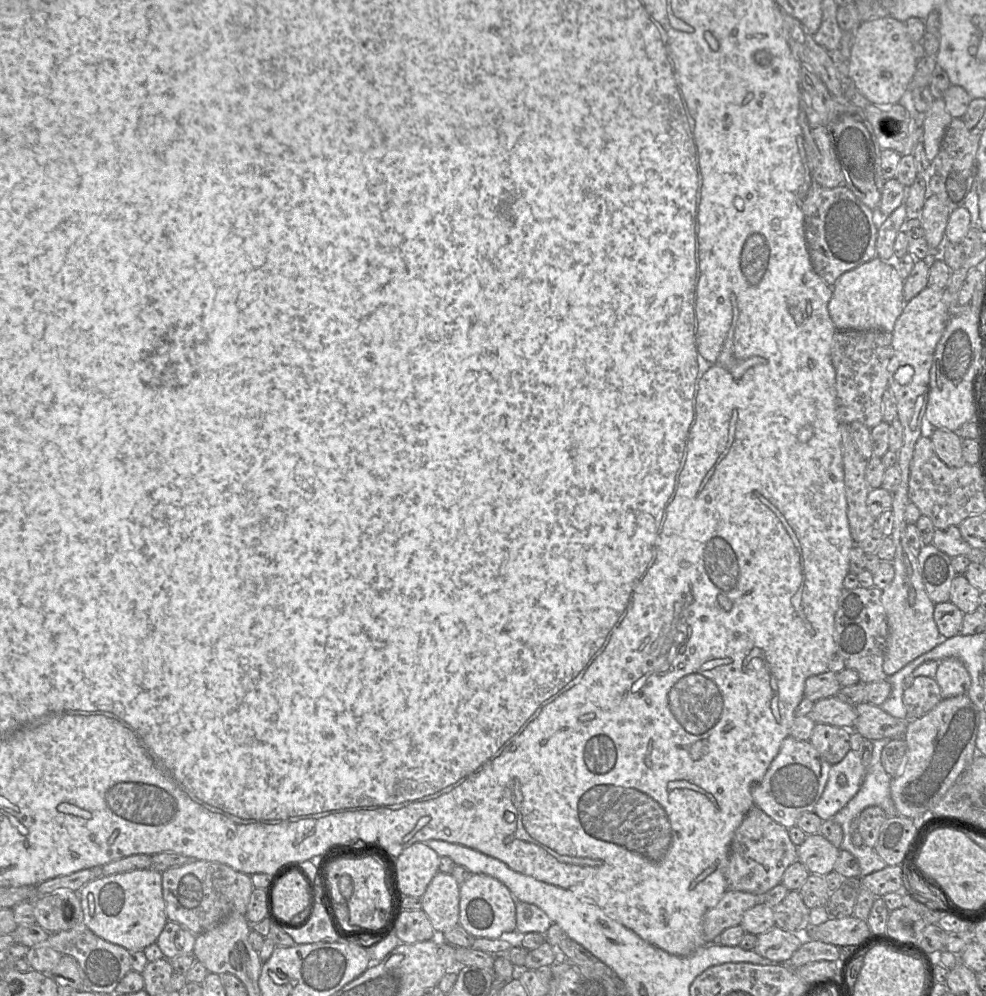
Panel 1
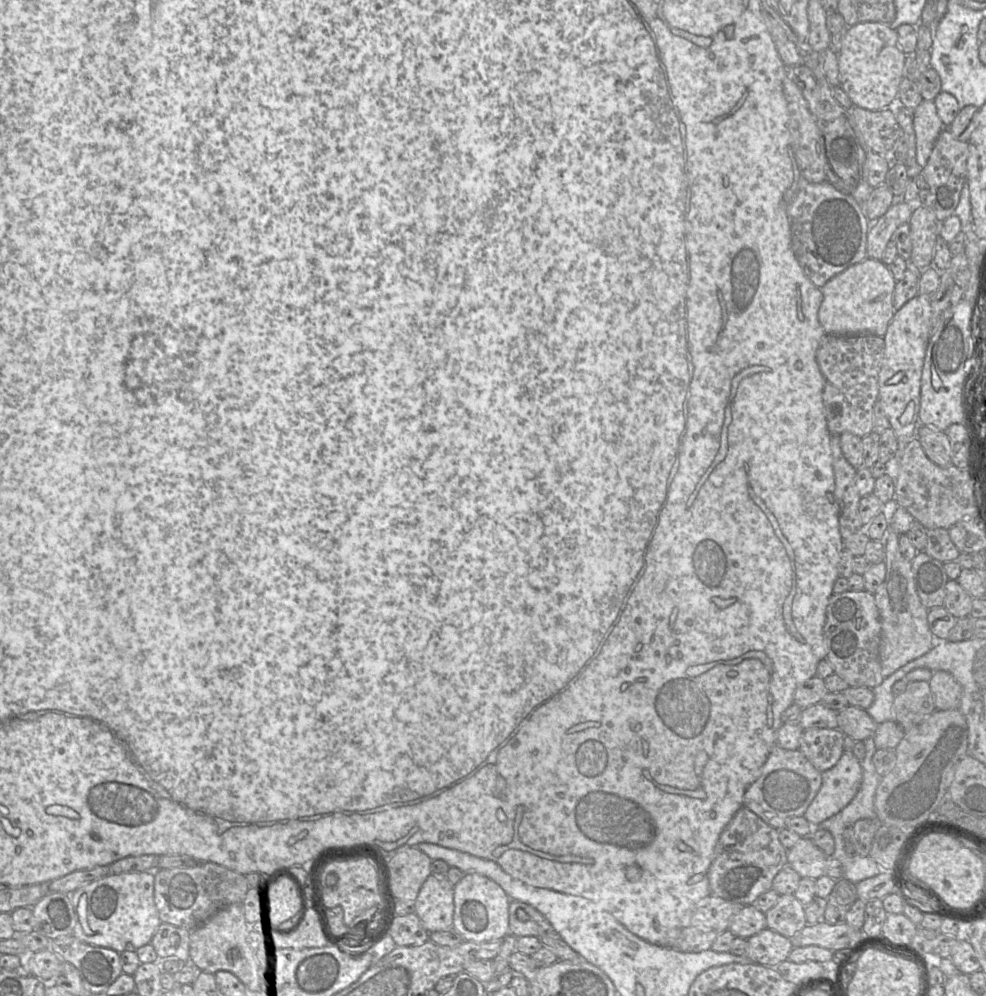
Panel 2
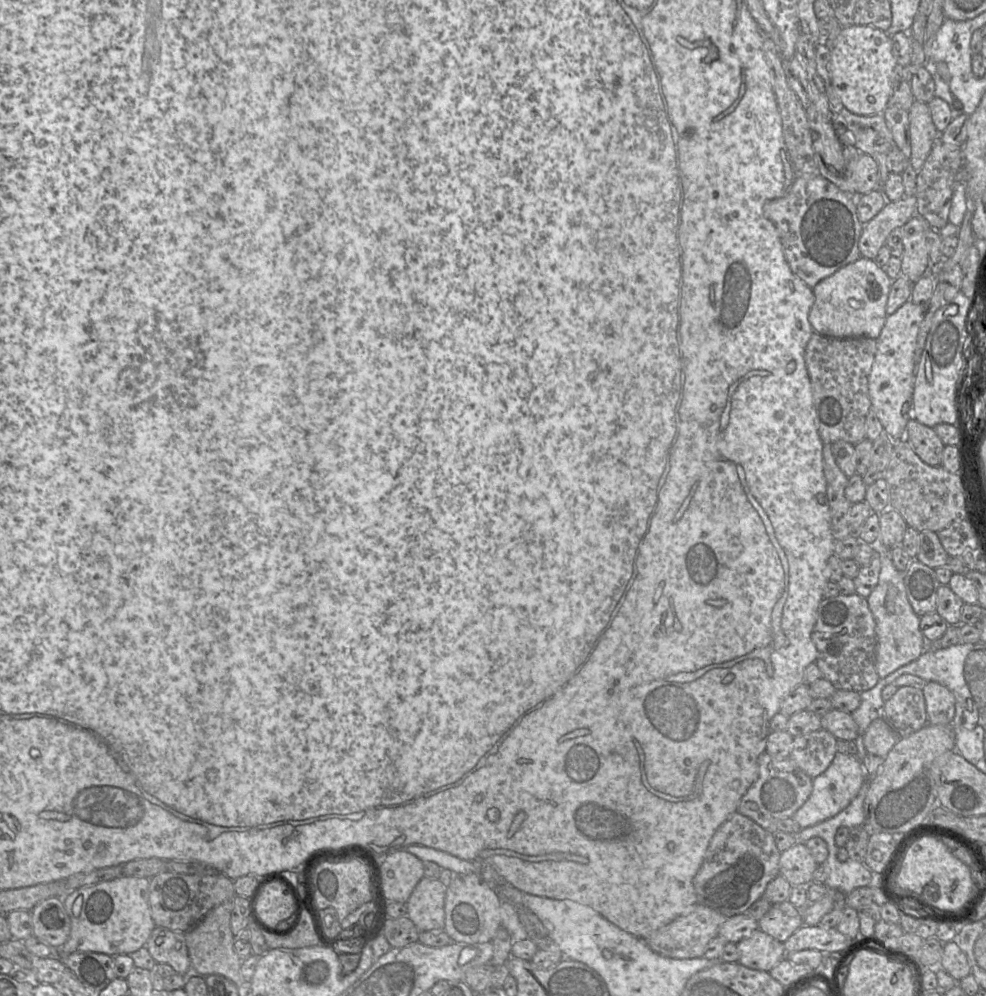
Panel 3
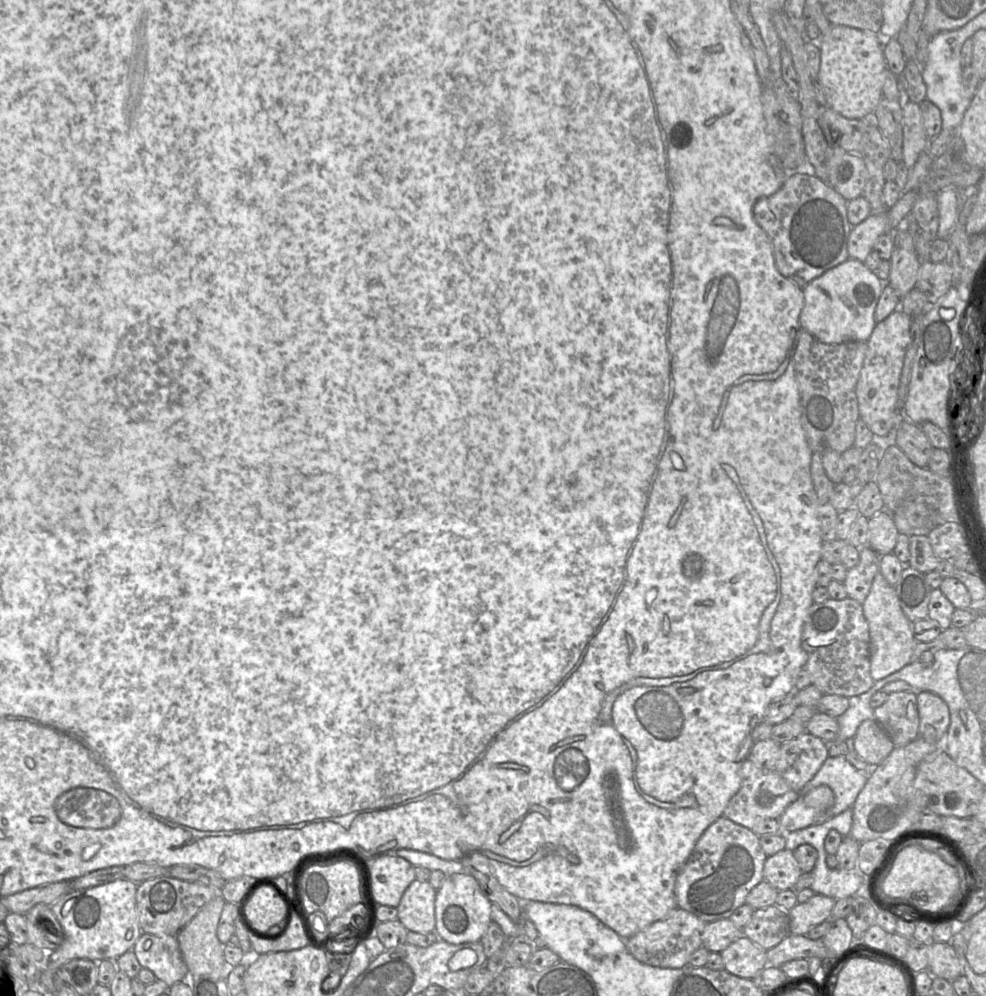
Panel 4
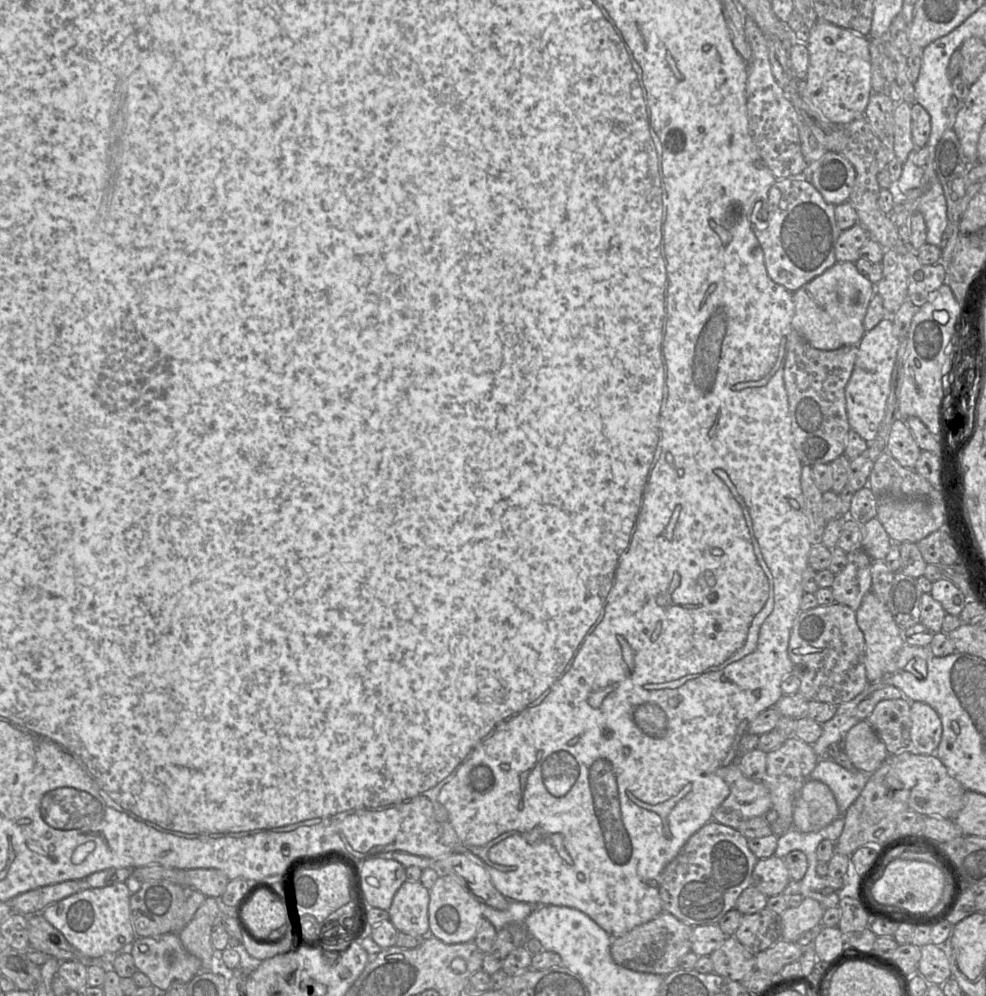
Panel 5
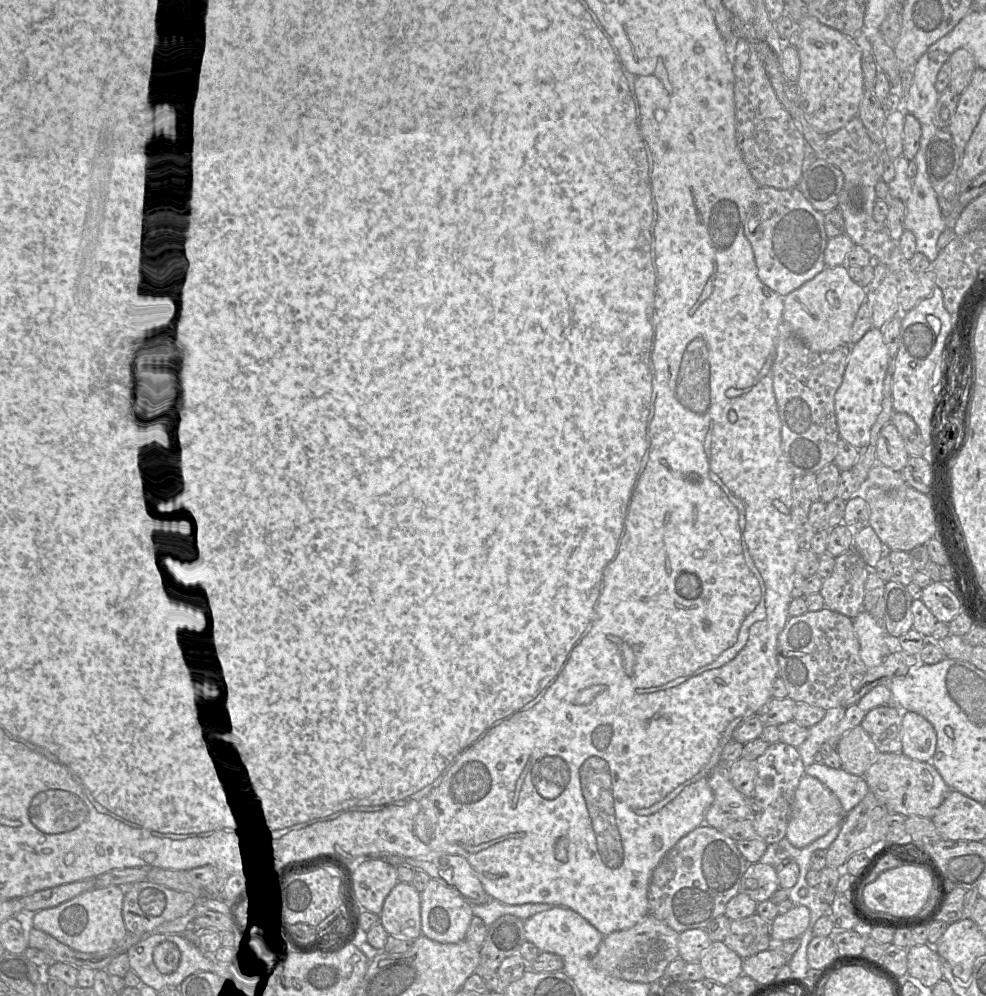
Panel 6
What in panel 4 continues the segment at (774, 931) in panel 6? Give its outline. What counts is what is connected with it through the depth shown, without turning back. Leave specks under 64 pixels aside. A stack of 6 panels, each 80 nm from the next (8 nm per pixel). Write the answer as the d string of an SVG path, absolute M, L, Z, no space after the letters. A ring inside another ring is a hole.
M815 894L804 903L797 903L788 911L791 935L805 935L814 926L828 920L836 900Z

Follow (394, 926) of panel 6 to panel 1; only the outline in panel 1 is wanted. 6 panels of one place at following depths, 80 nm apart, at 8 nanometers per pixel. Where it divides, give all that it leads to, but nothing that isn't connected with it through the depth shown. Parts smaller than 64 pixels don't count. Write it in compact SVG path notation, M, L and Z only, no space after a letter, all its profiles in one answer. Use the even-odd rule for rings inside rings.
M439 871L422 896L422 904L437 935L459 925L460 885L452 874Z

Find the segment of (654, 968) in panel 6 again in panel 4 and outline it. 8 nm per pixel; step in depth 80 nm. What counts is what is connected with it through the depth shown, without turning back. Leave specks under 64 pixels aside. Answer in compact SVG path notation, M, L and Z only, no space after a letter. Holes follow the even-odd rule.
M674 908L666 917L658 920L630 938L625 939L628 952L643 964L661 968L683 968L691 954L702 946L701 934L706 923L681 908Z

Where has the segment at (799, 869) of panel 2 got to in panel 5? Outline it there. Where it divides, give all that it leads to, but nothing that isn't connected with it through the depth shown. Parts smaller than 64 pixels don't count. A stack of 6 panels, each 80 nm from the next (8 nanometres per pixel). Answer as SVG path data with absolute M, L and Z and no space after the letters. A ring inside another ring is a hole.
M772 855L758 859L753 873L752 885L768 897L782 893L791 881L783 858Z

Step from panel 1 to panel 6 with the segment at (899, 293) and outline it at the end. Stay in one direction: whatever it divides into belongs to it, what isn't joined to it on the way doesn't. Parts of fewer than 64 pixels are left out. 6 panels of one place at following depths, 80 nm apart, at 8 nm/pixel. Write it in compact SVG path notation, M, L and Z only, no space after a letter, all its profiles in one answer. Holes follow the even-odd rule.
M846 266L826 267L813 279L783 297L783 321L788 322L804 342L815 352L831 352L850 345L850 332L860 306L866 301L866 289L851 280Z

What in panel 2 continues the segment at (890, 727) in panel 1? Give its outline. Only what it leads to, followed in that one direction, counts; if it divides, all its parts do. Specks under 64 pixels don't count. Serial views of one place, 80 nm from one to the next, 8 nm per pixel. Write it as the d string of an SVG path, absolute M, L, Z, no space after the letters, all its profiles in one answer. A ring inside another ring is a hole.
M854 706L839 710L837 720L838 729L856 741L872 738L878 726L866 710Z

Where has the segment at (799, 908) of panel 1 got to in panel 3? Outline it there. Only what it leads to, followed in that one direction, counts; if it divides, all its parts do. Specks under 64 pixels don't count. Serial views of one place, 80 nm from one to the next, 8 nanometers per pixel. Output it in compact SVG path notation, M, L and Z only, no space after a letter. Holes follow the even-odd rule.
M788 900L772 904L770 910L758 920L759 930L778 941L785 942L803 926L799 908Z

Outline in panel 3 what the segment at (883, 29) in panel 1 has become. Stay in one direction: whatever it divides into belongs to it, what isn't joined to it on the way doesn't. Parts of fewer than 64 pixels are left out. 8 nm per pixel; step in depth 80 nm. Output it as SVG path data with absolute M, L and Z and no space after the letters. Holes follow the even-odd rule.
M868 25L841 29L830 49L827 66L831 88L849 112L870 116L882 114L889 105L900 66L892 53L892 39L885 31Z

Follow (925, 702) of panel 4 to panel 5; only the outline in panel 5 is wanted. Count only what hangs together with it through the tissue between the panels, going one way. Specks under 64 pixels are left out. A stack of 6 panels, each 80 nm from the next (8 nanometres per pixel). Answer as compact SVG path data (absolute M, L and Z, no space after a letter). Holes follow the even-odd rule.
M911 702L909 751L933 755L941 741L942 723L937 712L924 702Z

